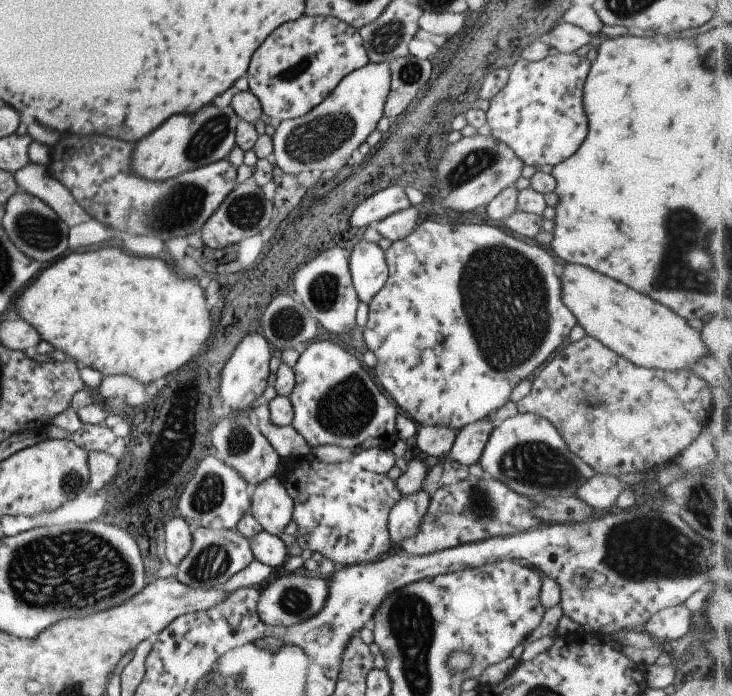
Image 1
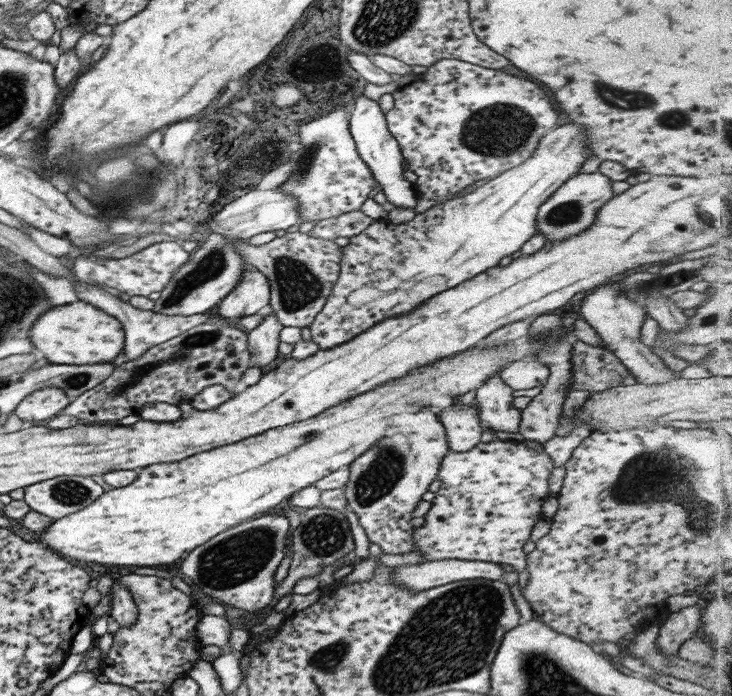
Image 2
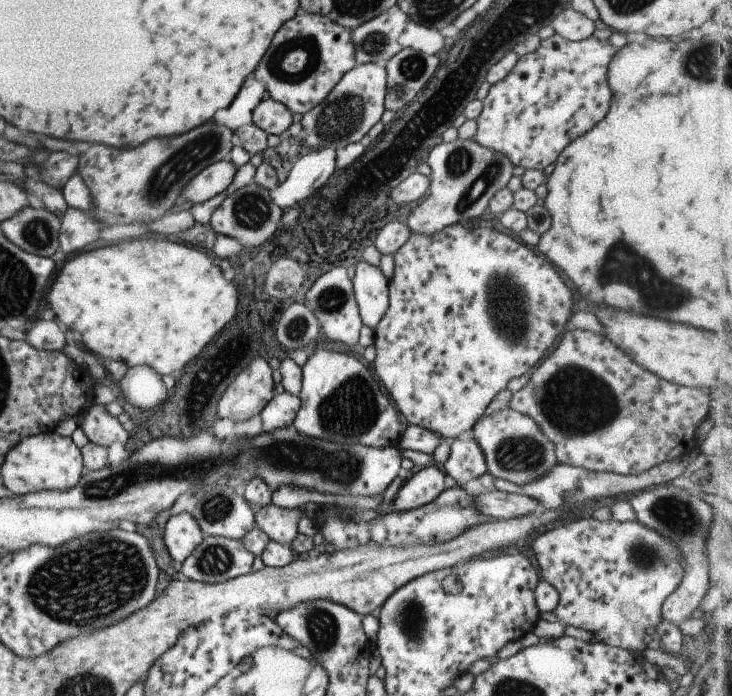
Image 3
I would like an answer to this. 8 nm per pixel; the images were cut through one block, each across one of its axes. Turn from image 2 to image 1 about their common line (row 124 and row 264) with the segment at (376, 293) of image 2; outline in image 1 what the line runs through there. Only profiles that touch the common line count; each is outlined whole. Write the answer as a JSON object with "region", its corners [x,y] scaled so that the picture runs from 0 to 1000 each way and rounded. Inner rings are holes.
{"region":[[[769,378],[768,382],[762,382],[762,391],[768,434],[783,453],[786,463],[796,471],[798,480],[816,487],[827,500],[832,500],[833,504],[855,514],[859,520],[885,530],[926,533],[940,532],[947,522],[959,516],[966,507],[971,509],[956,487],[954,474],[944,474],[933,455],[915,447],[902,434],[888,430],[884,424],[873,422],[869,417],[831,397],[786,378]]]}

